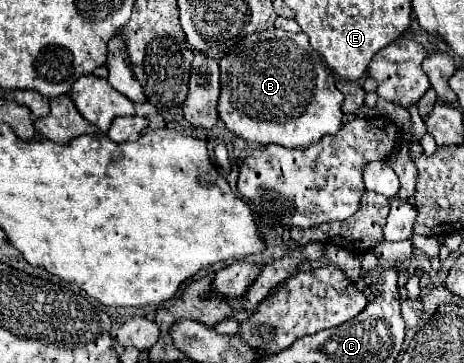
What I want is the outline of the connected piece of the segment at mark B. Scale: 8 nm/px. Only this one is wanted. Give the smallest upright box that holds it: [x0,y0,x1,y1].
[219,29,343,149]

